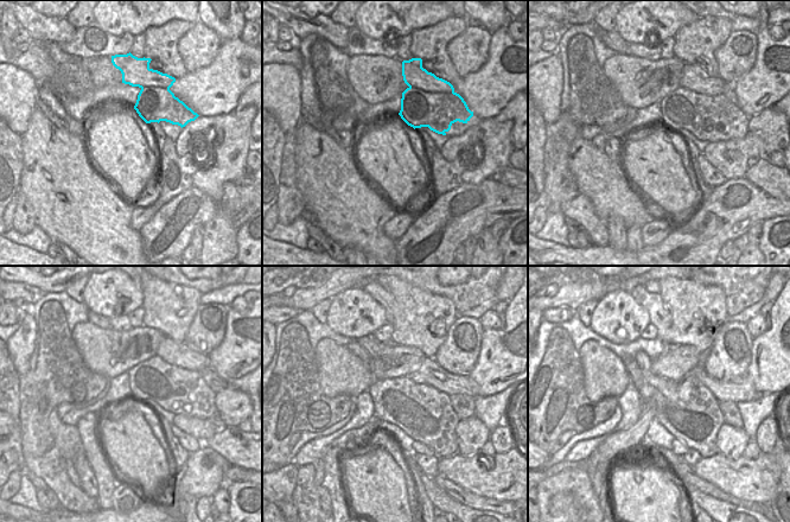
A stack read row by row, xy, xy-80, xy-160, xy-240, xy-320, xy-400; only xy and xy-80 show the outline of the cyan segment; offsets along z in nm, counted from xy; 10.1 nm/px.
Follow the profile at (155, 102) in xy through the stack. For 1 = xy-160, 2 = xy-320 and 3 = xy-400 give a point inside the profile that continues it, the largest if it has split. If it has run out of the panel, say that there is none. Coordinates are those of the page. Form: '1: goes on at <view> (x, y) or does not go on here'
1: goes on at xy-160 (699, 104)
2: goes on at xy-320 (429, 373)
3: goes on at xy-400 (740, 389)

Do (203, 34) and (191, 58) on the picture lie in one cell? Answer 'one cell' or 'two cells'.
one cell

